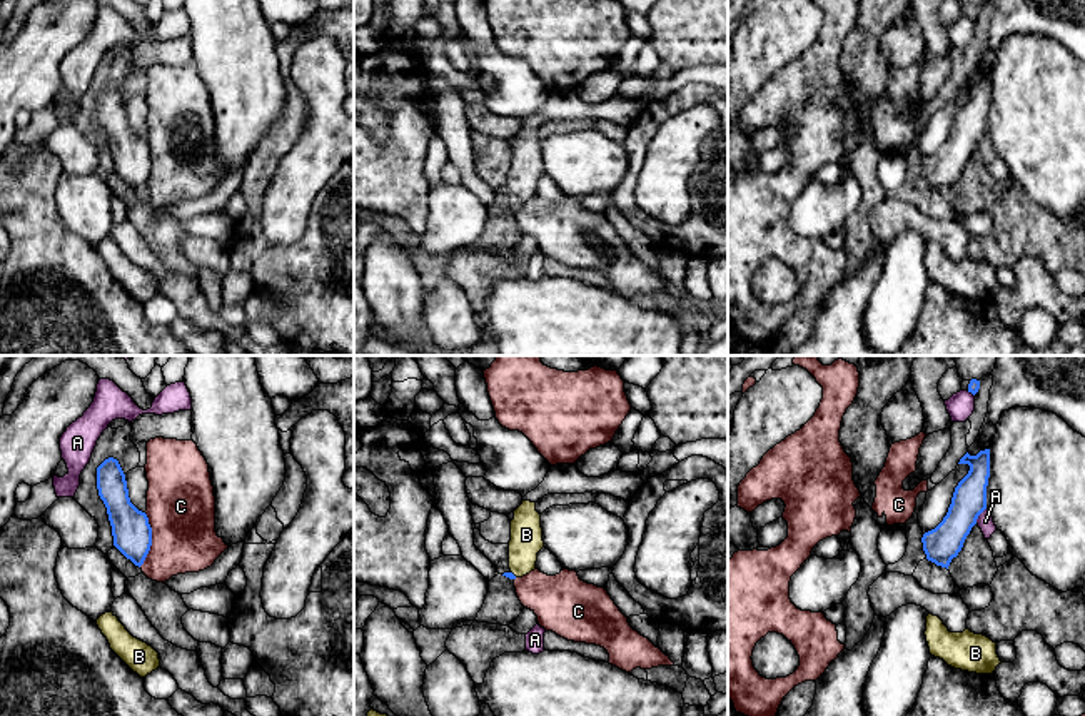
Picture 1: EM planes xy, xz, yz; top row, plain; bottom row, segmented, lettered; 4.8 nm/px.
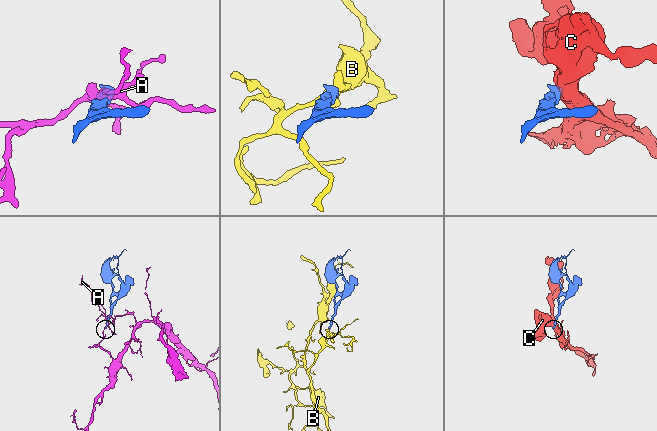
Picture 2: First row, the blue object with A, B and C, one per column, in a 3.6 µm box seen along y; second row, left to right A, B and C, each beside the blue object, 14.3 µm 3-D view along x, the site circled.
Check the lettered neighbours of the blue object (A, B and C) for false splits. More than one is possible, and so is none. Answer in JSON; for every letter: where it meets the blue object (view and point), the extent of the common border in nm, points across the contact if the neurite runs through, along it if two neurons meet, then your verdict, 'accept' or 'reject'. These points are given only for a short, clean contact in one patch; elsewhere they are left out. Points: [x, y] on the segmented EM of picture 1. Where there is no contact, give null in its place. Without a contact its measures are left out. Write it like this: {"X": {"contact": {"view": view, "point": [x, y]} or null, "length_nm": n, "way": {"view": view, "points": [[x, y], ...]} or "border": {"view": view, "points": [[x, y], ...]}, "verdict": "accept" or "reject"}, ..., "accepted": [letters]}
{"A": {"contact": {"view": "yz", "point": [979, 514]}, "length_nm": 90, "verdict": "reject"}, "B": {"contact": {"view": "xz", "point": [513, 574]}, "length_nm": 40, "way": {"view": "xz", "points": [[508, 574], [513, 574], [521, 563], [526, 534]]}, "verdict": "accept"}, "C": {"contact": {"view": "xy", "point": [151, 539]}, "length_nm": 260, "verdict": "reject"}, "accepted": ["B"]}

